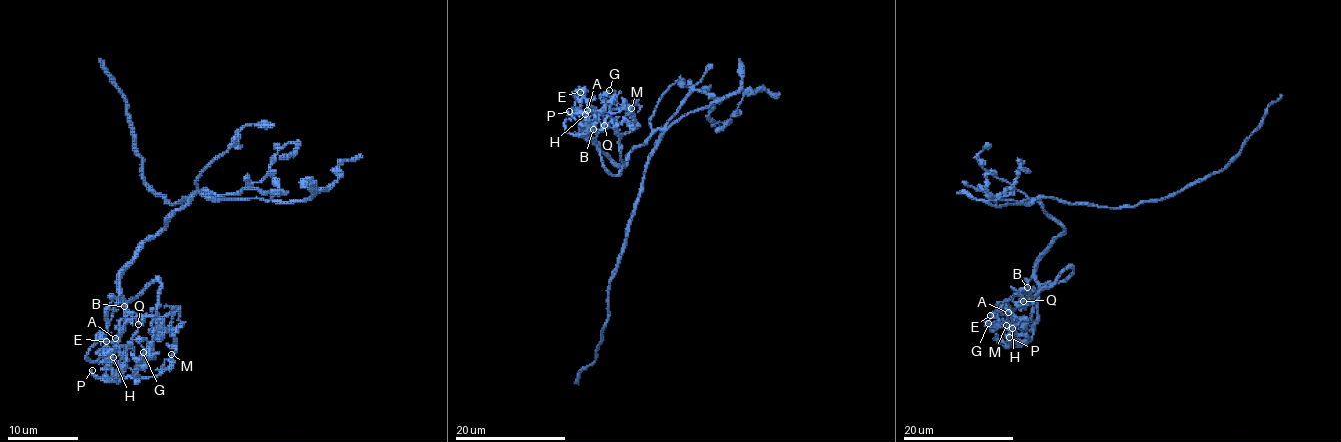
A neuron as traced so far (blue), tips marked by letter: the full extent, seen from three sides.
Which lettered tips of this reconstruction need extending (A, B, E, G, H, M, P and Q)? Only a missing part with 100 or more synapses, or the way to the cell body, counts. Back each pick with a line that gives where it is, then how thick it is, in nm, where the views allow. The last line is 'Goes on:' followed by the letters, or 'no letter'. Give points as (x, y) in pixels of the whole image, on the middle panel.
Goes on: no letter

